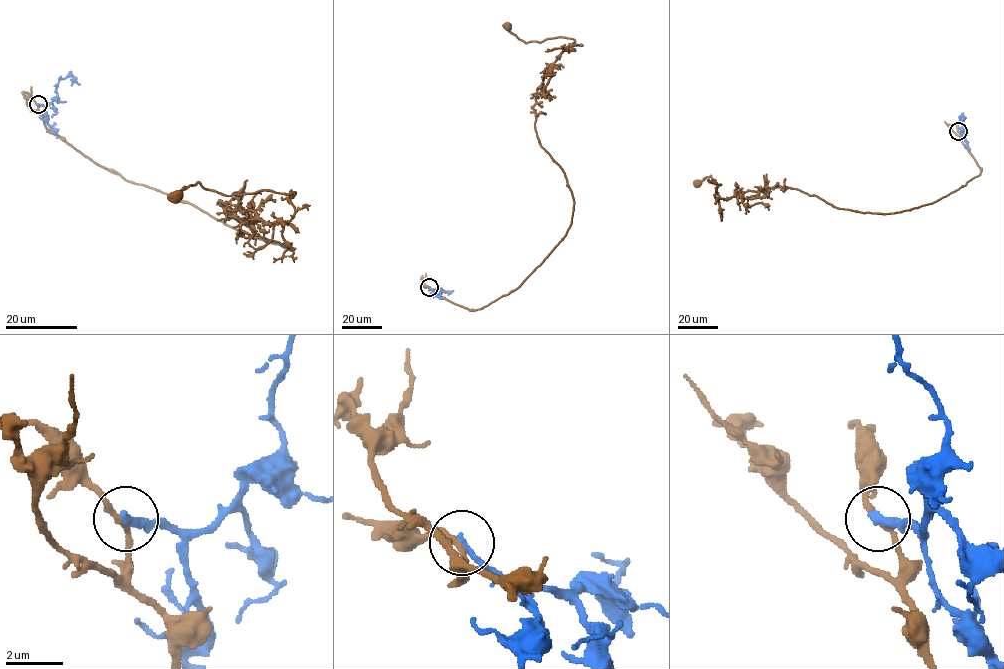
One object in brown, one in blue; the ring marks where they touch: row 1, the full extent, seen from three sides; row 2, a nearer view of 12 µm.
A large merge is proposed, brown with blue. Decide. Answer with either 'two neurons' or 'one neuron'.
two neurons

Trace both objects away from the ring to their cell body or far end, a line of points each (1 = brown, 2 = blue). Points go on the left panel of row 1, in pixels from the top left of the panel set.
1: (37, 104), (48, 129), (126, 180), (294, 249), (221, 201), (286, 223), (295, 192), (196, 183), (177, 196)
2: (38, 104), (47, 106), (57, 95), (60, 79), (71, 75), (80, 84)

